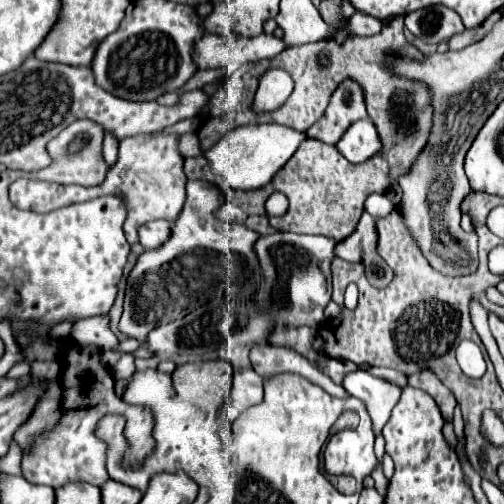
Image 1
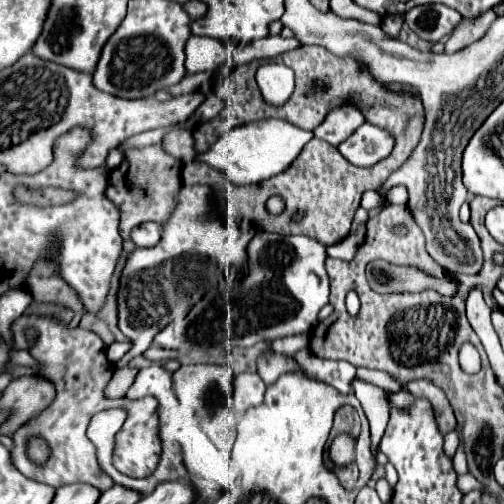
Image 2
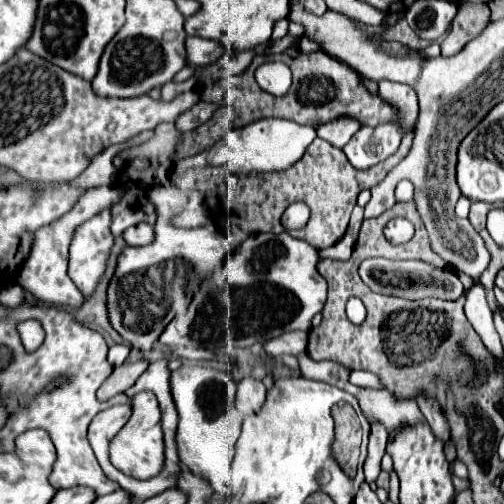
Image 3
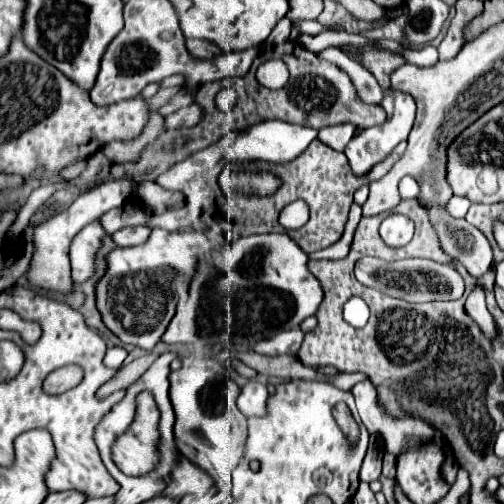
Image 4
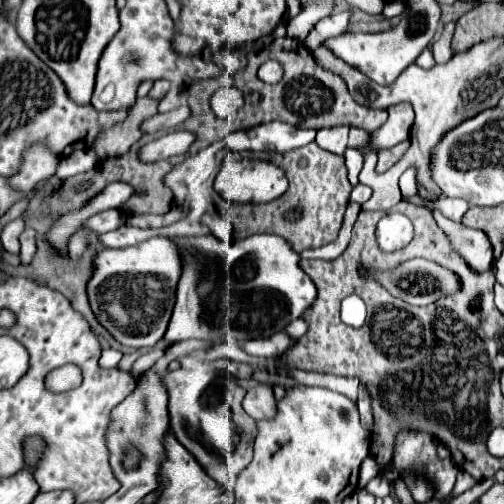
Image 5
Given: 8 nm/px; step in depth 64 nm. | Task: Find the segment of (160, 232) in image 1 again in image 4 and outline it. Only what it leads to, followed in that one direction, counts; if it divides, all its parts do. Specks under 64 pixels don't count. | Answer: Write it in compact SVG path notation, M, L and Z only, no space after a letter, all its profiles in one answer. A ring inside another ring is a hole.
M134 226L134 228L122 228L120 232L112 234L112 240L116 246L124 248L124 246L138 246L144 244L150 236L150 228L148 226Z

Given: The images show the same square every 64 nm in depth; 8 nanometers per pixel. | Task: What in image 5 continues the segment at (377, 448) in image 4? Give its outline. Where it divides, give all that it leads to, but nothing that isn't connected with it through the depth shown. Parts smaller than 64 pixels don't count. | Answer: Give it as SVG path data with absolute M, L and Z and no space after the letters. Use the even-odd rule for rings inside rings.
M368 456L368 458L362 462L362 466L360 466L360 486L366 486L366 482L368 482L370 478L374 478L374 476L378 476L378 466L376 466L376 462Z

